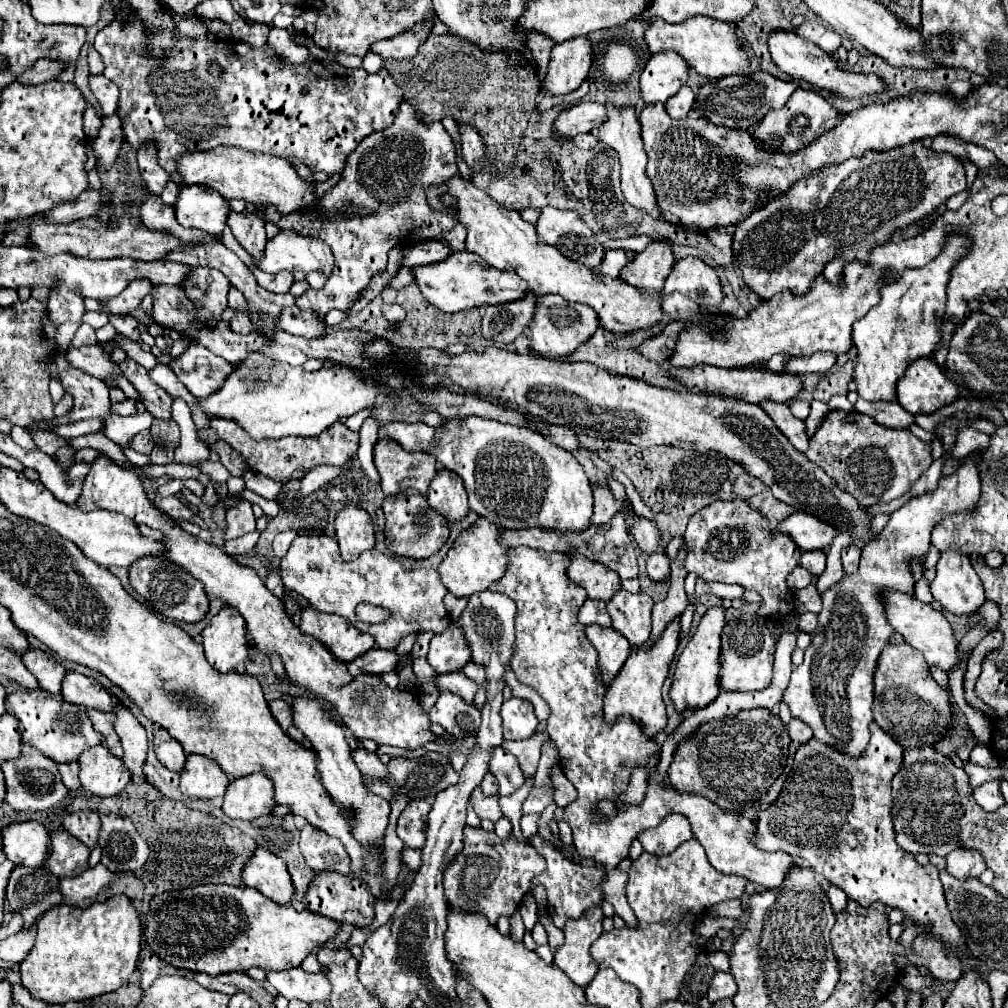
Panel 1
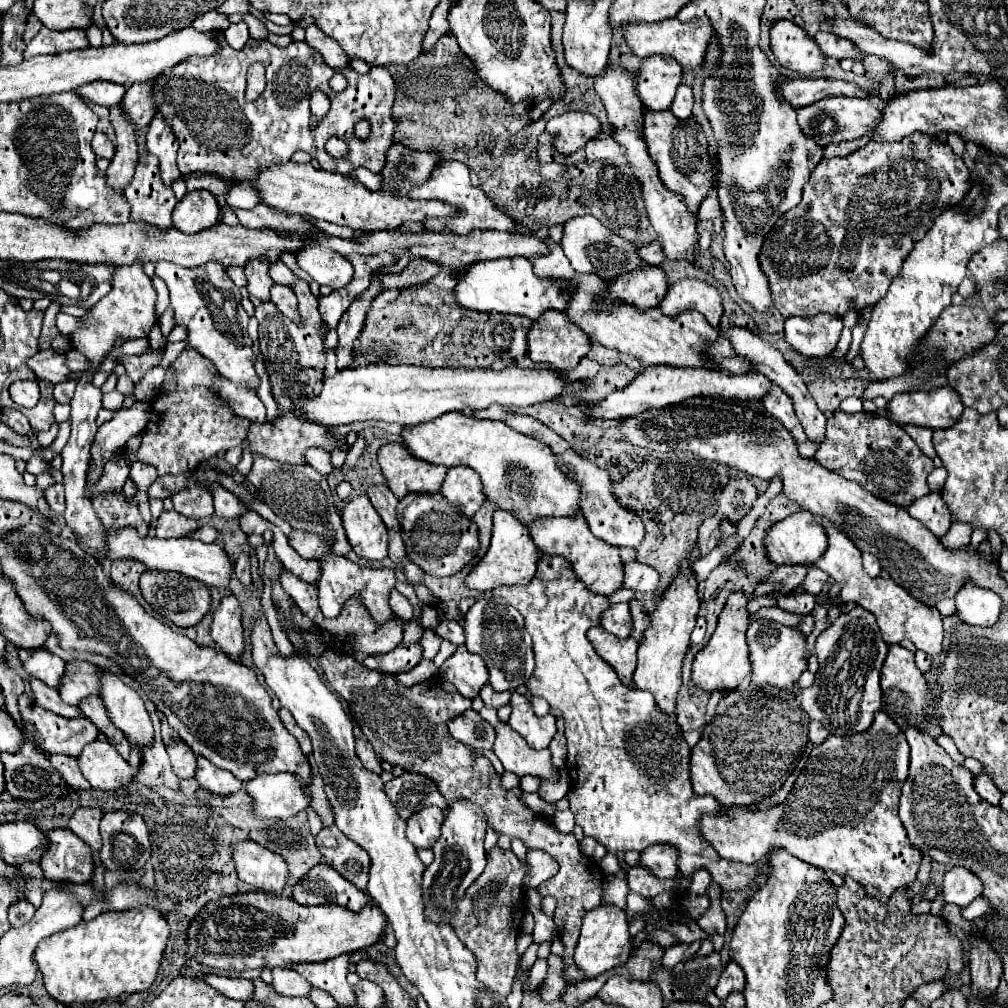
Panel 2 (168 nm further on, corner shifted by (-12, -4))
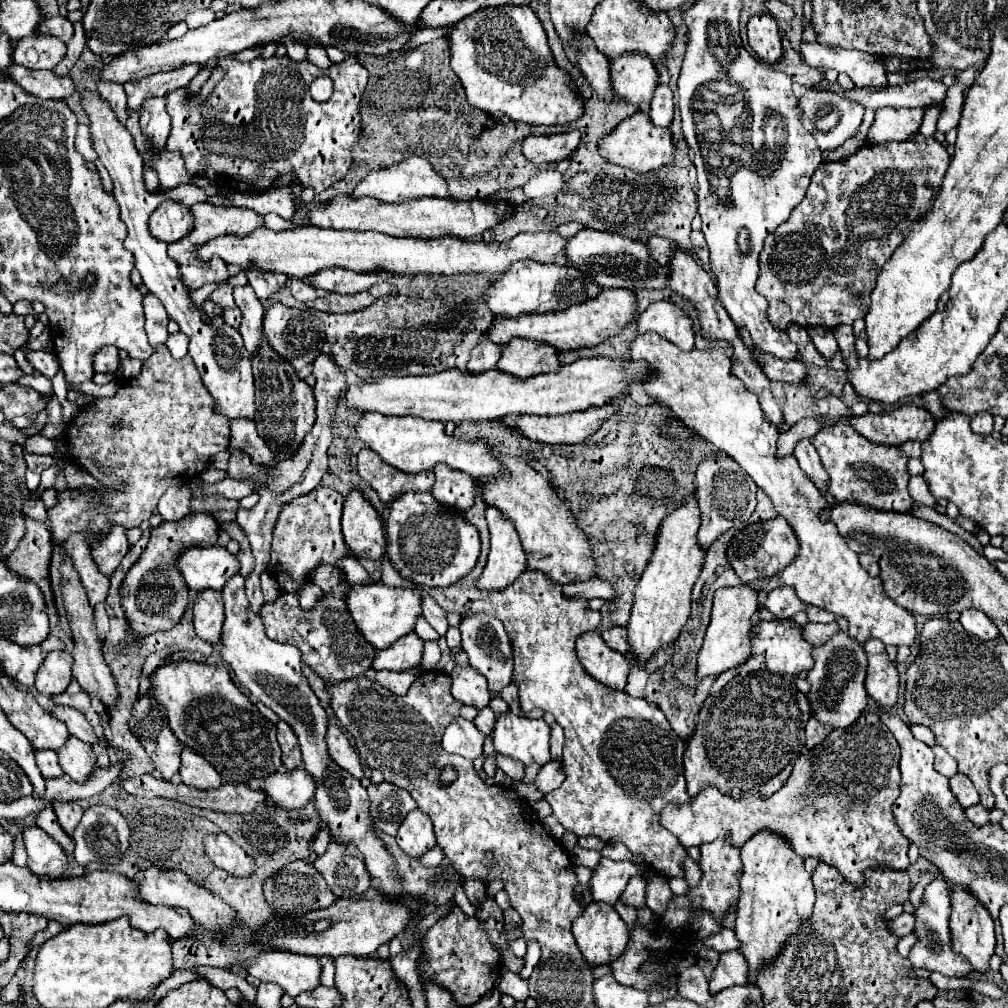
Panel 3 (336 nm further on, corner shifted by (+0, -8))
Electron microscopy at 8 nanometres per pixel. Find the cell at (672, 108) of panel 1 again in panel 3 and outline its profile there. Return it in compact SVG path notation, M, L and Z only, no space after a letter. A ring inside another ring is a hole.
M658 83L652 103L650 103L650 119L656 127L668 127L672 123L672 91L668 85Z

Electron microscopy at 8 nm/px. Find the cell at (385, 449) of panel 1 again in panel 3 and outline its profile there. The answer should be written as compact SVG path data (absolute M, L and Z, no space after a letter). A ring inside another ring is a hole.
M362 449L358 453L358 475L378 493L382 503L390 503L400 493L408 491L430 491L434 485L434 473L404 473L386 465L372 449Z

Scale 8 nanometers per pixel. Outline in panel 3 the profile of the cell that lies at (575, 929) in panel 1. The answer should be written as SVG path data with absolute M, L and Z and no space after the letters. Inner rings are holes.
M590 903L574 921L572 933L590 965L604 965L618 959L630 939L628 925L612 905Z

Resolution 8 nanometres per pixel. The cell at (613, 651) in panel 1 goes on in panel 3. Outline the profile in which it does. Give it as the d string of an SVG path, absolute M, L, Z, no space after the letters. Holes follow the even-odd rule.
M584 633L576 639L576 655L580 665L592 679L610 689L622 691L630 671L630 663L616 651L612 651L598 633Z

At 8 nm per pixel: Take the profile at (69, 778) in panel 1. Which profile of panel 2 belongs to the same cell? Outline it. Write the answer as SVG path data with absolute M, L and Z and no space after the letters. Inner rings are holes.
M50 755L50 761L52 761L54 769L56 769L58 773L62 773L62 777L64 777L64 781L70 785L70 789L74 789L74 791L90 789L88 781L86 781L84 775L80 773L80 767L78 767L78 759L76 759L76 757Z

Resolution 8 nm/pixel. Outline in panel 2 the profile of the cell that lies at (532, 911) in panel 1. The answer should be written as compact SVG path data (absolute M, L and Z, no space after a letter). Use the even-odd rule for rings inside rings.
M532 943L532 945L528 947L528 949L522 955L522 960L517 966L516 975L520 975L521 970L528 970L532 967L532 965L535 963L537 959L538 948L539 948L539 945L536 943ZM519 967L523 969L519 969Z

